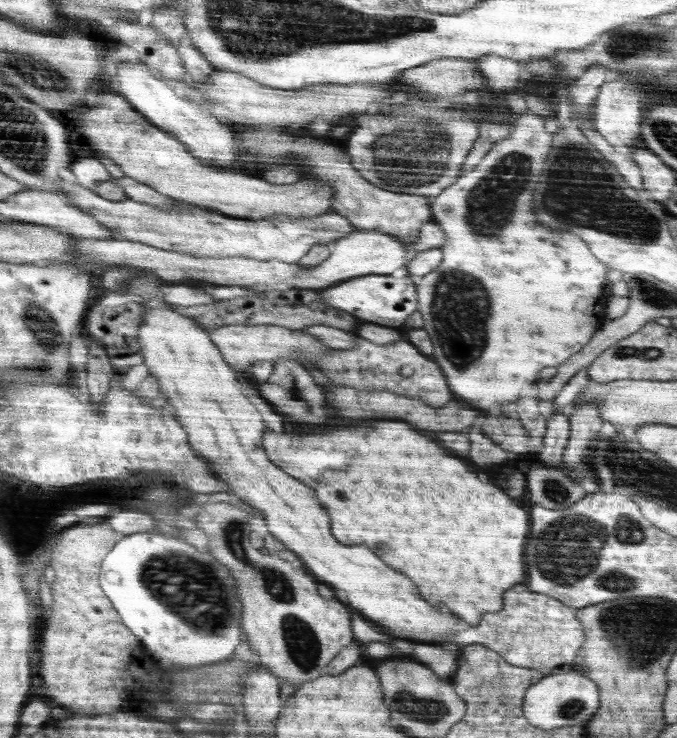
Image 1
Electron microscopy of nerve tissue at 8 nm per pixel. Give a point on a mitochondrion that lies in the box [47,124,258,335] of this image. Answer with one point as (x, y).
(122, 283)

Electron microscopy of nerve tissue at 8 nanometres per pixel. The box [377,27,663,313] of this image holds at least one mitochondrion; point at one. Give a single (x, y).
(490, 206)

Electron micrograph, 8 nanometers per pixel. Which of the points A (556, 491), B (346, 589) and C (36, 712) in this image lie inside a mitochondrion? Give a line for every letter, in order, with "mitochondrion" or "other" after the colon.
A: mitochondrion
B: other
C: other

